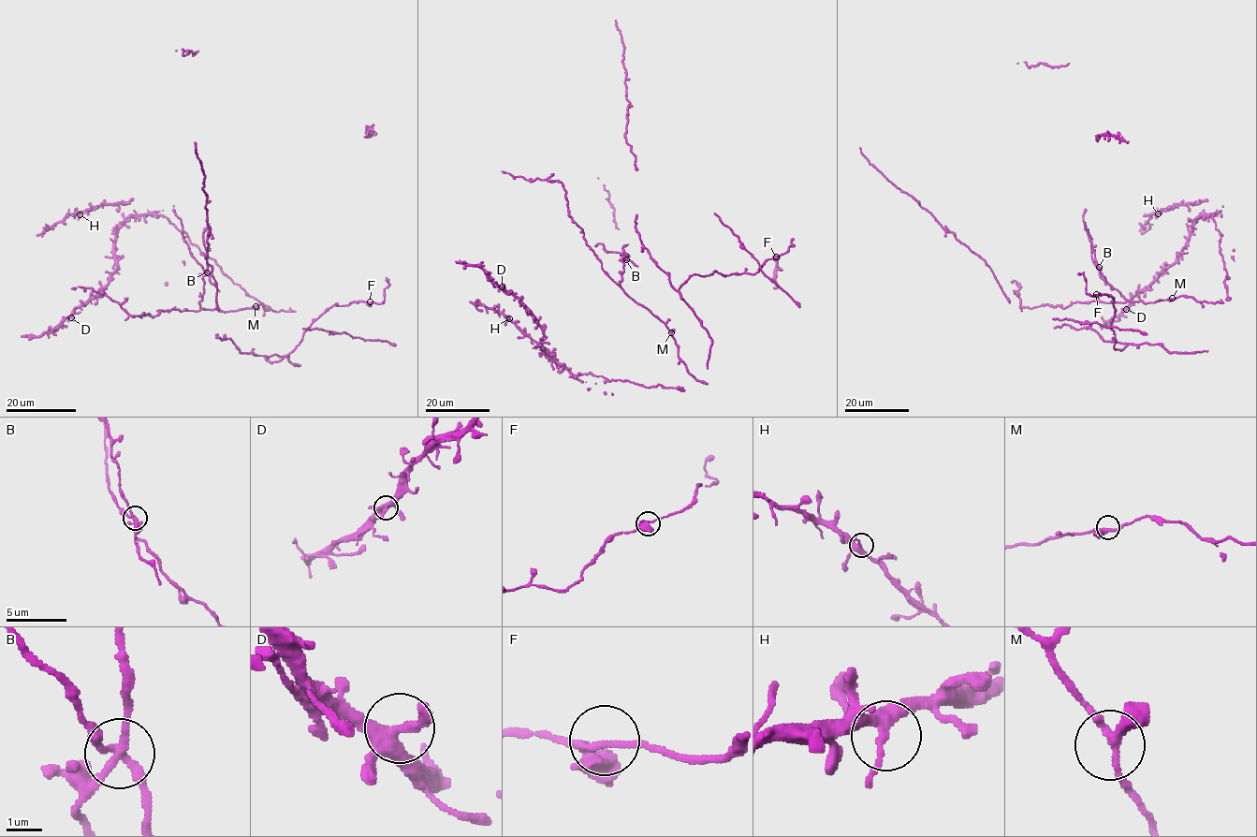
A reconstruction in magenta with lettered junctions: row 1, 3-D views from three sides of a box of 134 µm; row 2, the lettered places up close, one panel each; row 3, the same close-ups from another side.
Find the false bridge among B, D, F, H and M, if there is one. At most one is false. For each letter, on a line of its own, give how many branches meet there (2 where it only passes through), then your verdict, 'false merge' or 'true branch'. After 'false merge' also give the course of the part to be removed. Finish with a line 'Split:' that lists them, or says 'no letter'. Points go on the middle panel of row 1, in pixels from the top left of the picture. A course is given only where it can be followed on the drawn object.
B: 4 | false merge | (626, 259), (620, 253), (606, 252), (603, 243), (594, 246)
D: 4 | true branch
F: 3 | true branch
H: 4 | true branch
M: 3 | true branch
Split: B

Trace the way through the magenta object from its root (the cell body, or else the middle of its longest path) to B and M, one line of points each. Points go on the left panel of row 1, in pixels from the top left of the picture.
B: (199, 301), (204, 291), (203, 275), (206, 271)
M: (199, 301), (201, 308), (223, 311), (255, 306)

